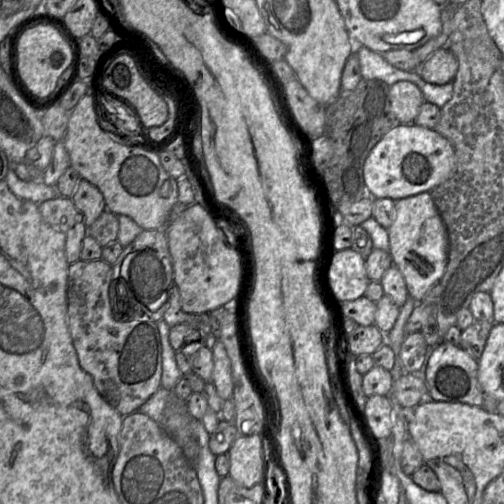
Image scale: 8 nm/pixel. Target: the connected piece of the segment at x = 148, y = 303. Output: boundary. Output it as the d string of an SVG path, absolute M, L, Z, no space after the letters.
M143 230L112 266L109 298L115 315L123 320L158 322L169 307L169 289L174 284L173 265L164 230Z

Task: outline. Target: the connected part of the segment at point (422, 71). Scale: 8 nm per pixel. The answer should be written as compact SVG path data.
M442 47L422 63L418 68L418 73L428 83L443 85L454 80L457 70L456 57L447 47Z

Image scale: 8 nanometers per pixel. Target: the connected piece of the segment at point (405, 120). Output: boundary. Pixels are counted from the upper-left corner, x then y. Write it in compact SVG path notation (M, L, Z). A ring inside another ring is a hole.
M398 81L390 86L390 109L399 124L414 124L425 102L421 90L412 82Z

